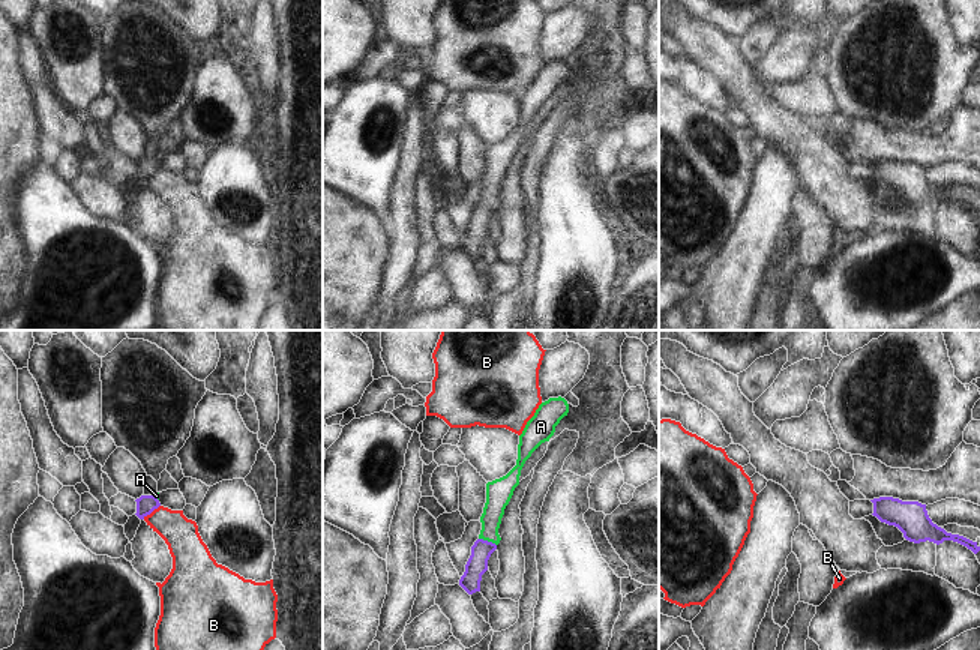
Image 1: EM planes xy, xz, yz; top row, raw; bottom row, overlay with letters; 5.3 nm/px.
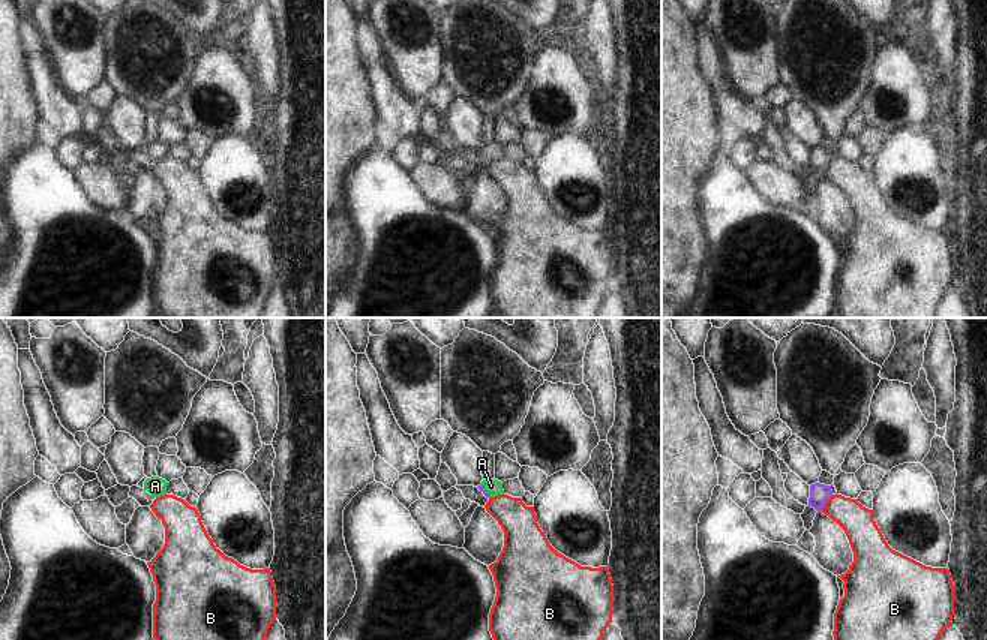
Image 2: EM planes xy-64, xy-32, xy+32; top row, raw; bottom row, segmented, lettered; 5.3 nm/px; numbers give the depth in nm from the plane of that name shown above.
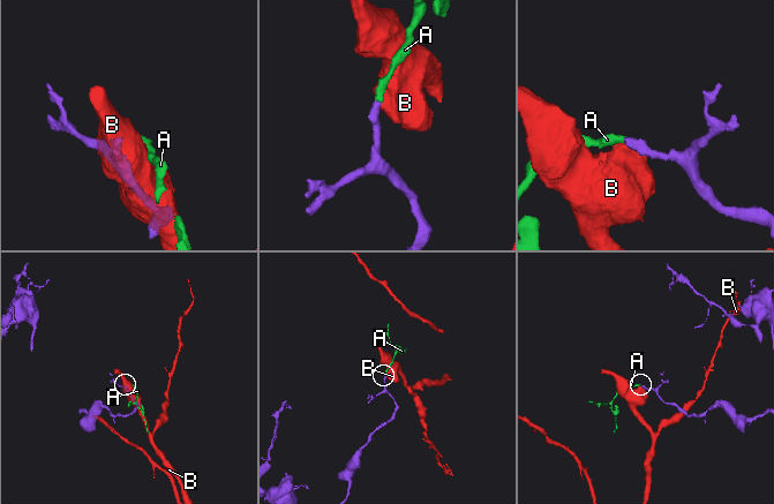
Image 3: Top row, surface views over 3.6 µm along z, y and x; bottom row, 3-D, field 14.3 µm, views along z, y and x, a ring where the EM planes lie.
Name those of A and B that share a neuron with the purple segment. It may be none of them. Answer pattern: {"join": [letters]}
{"join": ["A"]}

